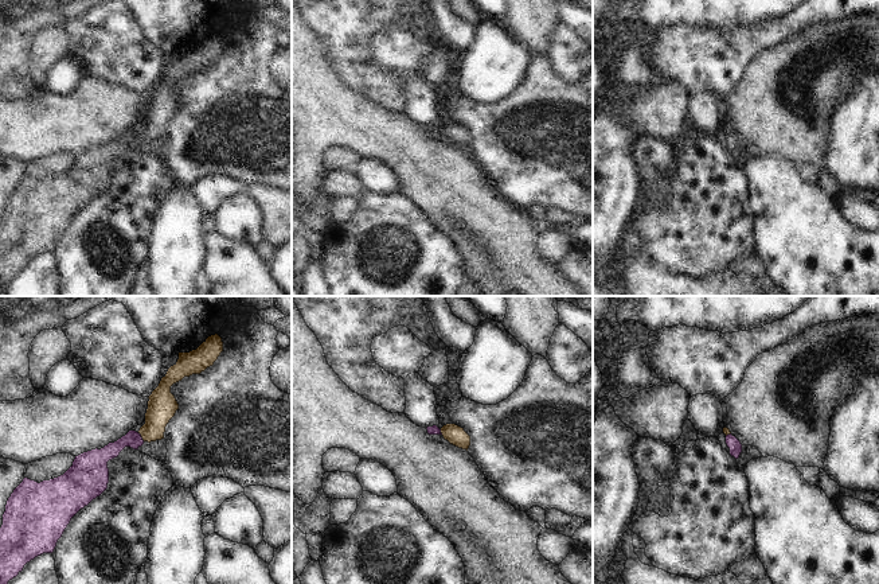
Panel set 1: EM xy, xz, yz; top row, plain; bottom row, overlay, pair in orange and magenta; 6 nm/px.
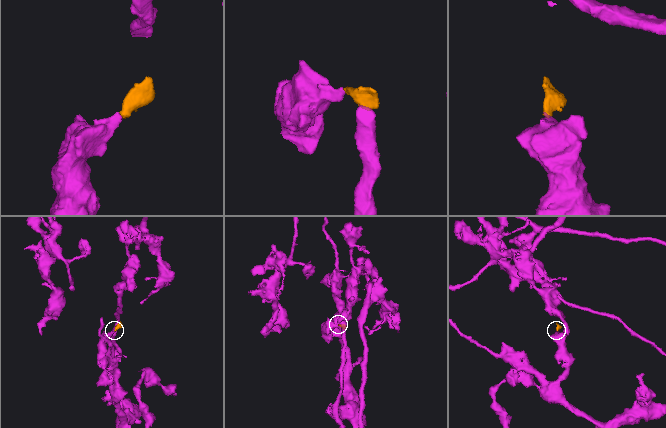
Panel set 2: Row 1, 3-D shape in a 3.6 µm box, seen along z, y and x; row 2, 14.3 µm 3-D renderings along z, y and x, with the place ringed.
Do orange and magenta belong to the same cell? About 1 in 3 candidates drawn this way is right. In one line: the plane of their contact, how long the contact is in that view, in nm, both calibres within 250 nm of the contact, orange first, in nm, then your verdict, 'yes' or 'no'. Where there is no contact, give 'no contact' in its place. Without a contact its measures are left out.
meets orange in xy; contact 70 nm long; 180 nm thick on the orange side, 100 nm on the other; yes

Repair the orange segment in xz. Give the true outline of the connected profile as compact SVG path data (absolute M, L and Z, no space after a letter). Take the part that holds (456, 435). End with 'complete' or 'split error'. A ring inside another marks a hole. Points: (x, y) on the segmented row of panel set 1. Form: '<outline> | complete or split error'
M446 424L441 429L437 425L427 427L429 435L442 435L445 440L450 444L466 449L470 445L470 436L464 431L464 428L456 424Z | split error

